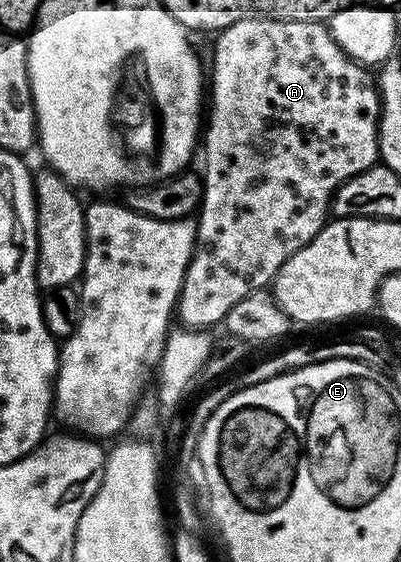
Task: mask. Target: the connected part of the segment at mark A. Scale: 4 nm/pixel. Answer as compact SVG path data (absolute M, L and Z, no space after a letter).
M246 17L229 27L218 30L215 41L215 55L212 57L209 73L209 105L211 101L211 122L206 122L201 145L207 148L207 166L201 169L203 178L203 204L195 221L195 252L187 264L183 286L179 292L177 321L191 331L207 331L210 325L224 320L233 303L241 303L245 295L258 289L267 289L274 282L279 268L291 255L322 231L329 220L331 198L343 184L361 171L373 167L379 161L379 111L381 102L376 82L364 66L352 61L341 51L333 39L330 28L324 22L297 23L272 17Z

